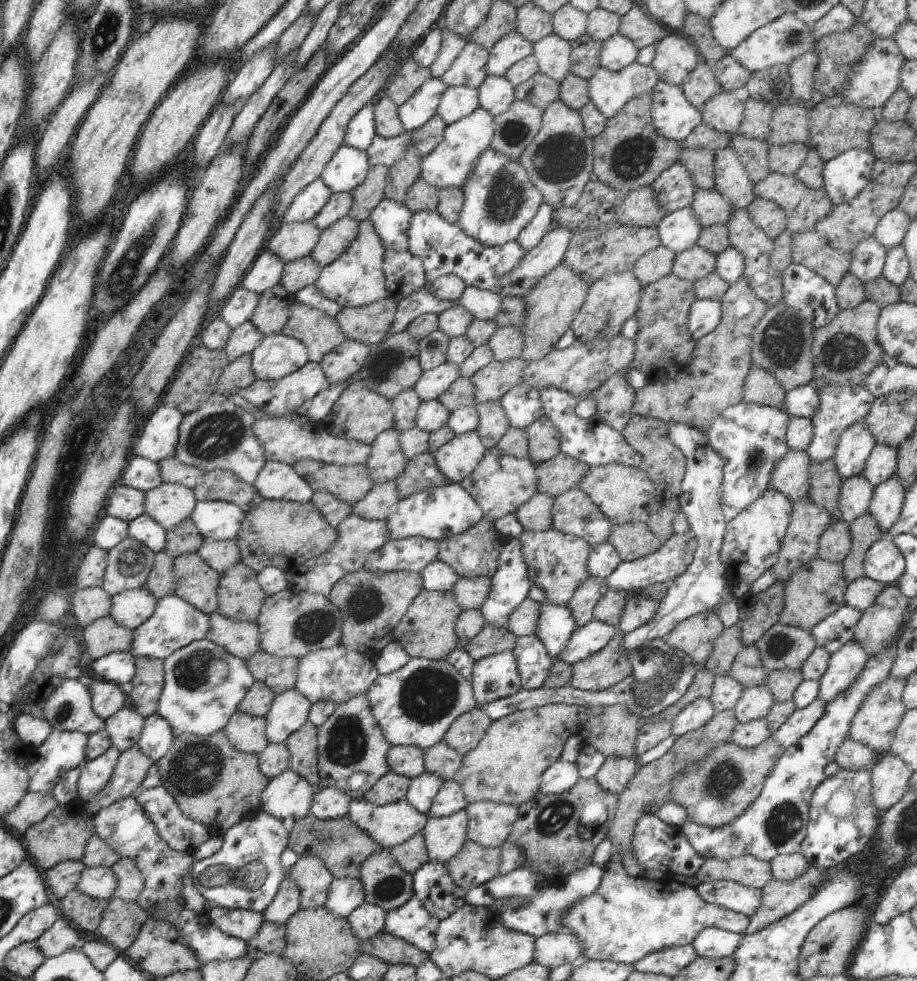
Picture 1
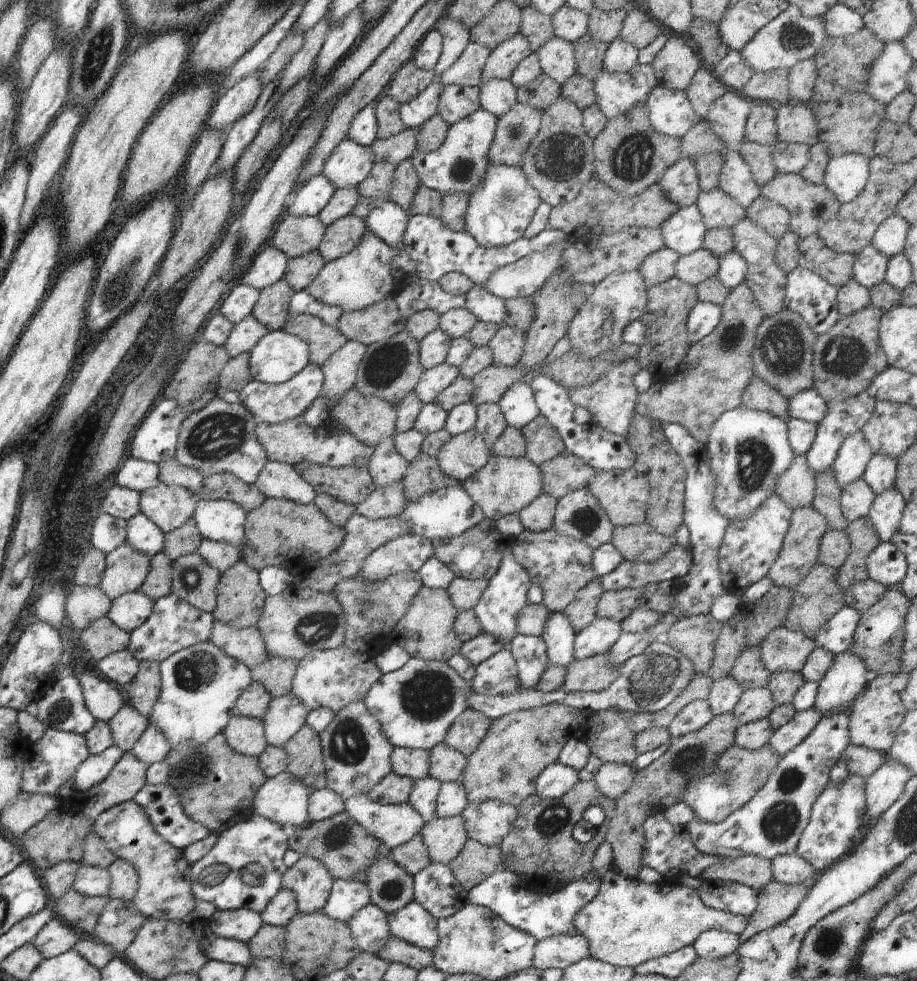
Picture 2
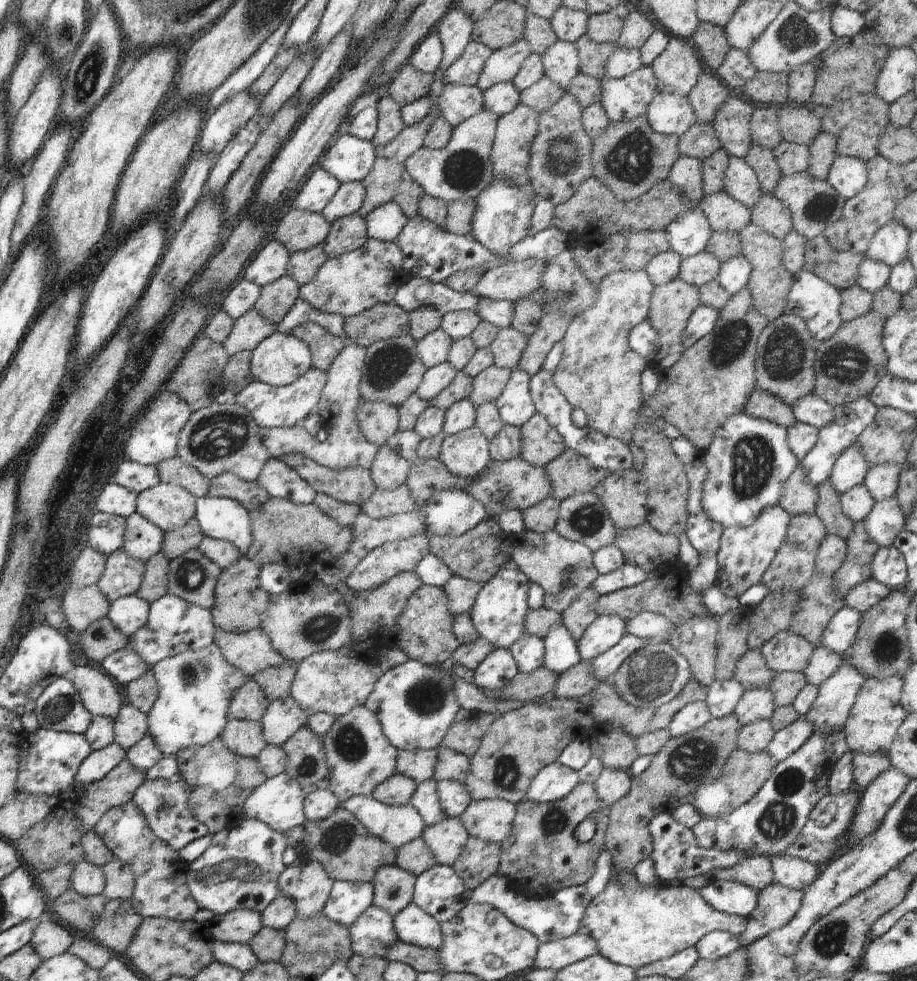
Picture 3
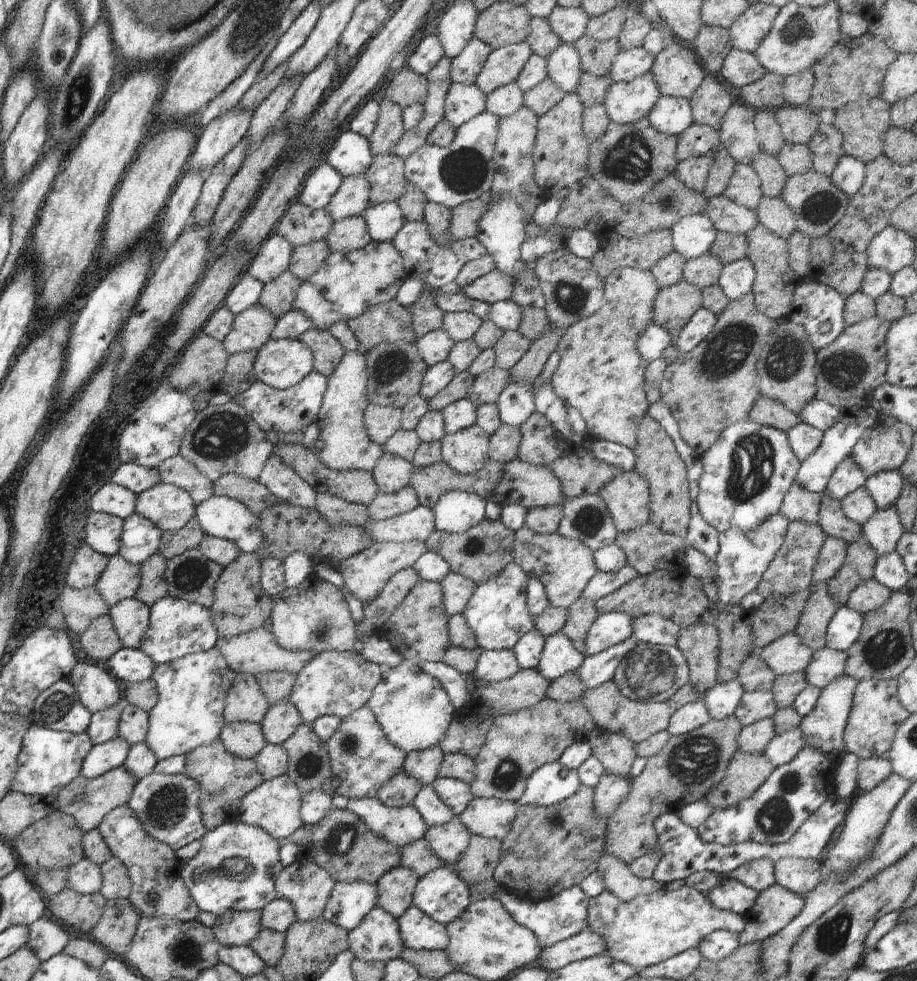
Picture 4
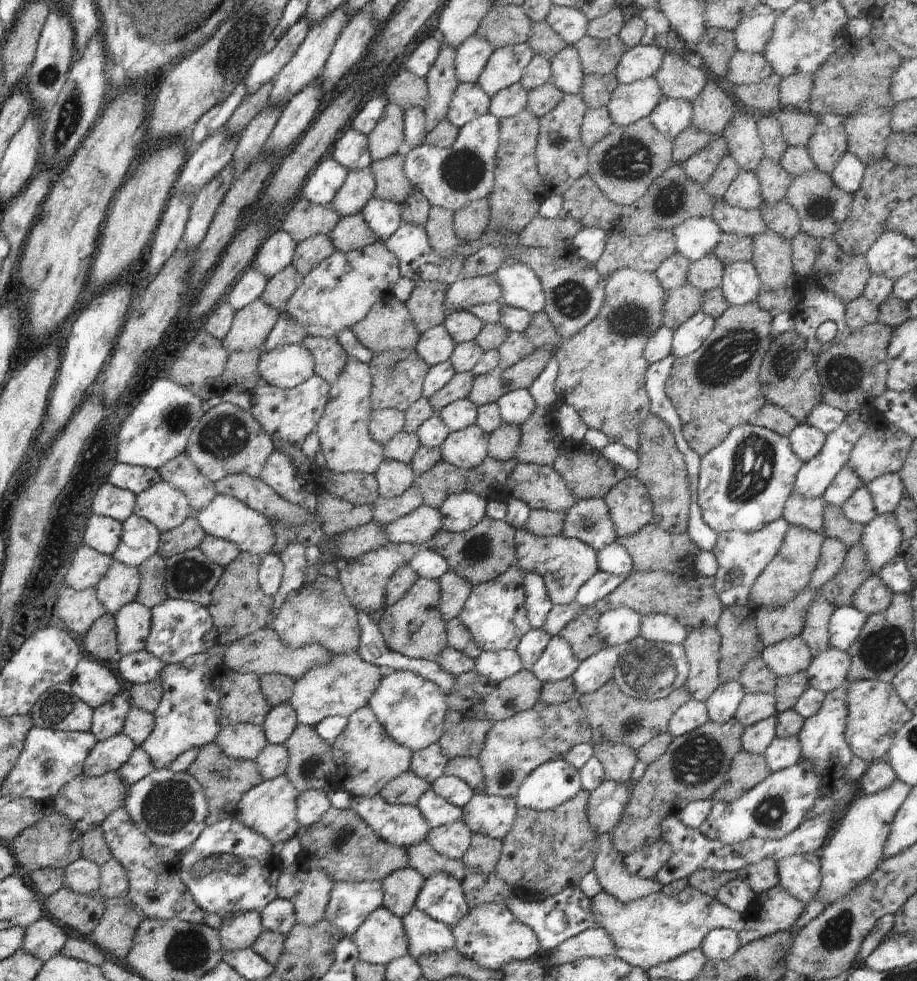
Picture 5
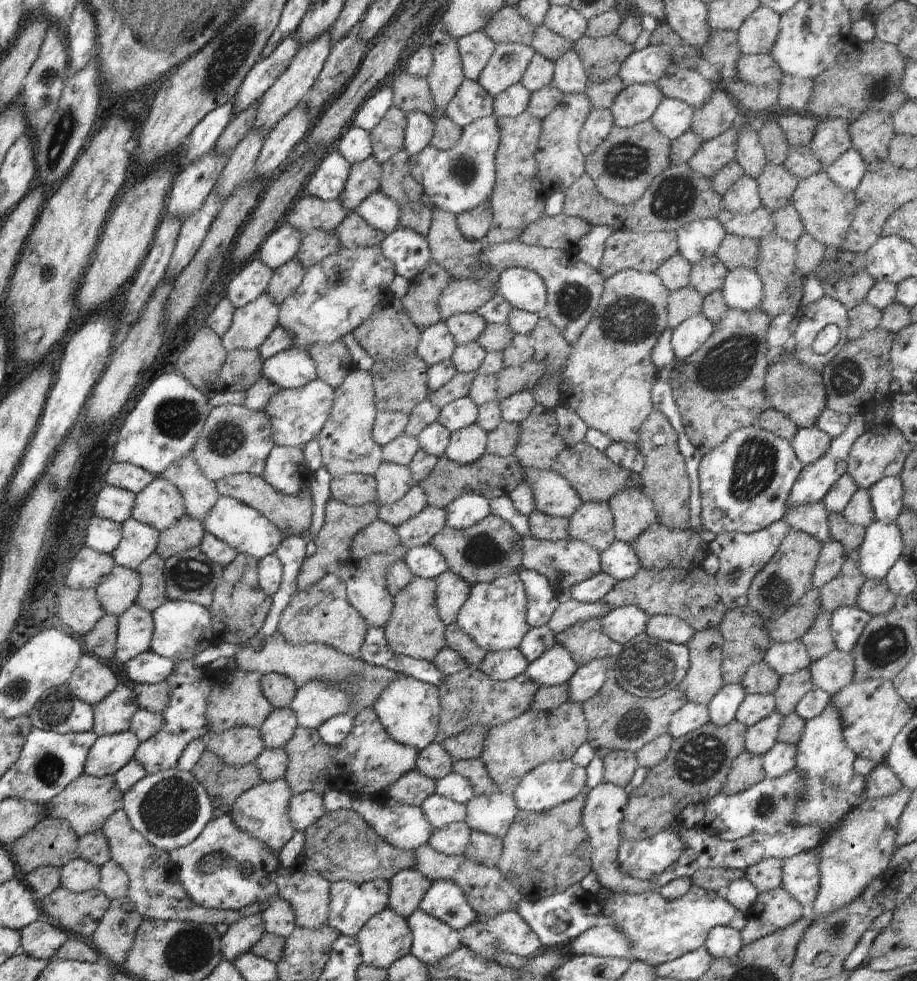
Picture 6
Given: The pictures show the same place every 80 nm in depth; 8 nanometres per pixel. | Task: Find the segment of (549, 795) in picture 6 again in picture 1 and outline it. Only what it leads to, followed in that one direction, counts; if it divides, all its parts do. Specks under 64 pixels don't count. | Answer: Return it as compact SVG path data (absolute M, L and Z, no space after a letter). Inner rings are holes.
M559 759L540 776L539 792L546 795L560 795L568 792L579 780L575 763Z

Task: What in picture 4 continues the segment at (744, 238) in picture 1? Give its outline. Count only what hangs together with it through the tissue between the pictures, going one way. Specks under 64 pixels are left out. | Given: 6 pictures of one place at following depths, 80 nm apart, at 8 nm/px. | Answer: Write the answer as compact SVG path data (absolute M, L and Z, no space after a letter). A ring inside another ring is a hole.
M760 224L745 235L748 243L747 259L754 265L756 271L751 292L755 298L756 308L758 312L765 314L776 323L778 319L788 316L792 311L790 306L794 289L801 283L802 278L789 267L789 250L784 239L777 237Z

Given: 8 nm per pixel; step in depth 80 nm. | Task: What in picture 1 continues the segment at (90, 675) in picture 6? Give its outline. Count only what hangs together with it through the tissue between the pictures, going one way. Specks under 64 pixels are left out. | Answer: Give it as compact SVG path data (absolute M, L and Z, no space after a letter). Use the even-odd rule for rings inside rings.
M92 678L88 688L94 712L104 720L115 715L126 704L124 689L117 684Z

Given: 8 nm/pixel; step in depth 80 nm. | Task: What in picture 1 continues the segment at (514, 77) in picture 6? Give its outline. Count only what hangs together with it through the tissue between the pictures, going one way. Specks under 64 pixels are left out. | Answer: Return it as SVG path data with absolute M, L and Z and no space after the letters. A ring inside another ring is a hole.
M514 30L497 40L489 51L487 74L501 77L513 64L533 54L533 44Z

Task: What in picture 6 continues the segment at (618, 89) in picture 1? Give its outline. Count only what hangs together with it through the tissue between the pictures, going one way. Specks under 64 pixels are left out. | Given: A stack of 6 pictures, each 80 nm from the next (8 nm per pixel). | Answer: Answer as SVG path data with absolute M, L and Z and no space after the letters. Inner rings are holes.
M657 83L624 86L609 107L616 126L630 128L647 121L664 98Z

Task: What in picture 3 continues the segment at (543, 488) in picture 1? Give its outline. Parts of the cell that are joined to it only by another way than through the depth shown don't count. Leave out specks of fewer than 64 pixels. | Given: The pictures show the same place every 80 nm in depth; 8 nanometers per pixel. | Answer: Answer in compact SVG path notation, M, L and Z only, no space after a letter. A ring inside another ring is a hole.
M568 447L543 469L552 485L551 496L561 501L576 493L592 492L611 473L596 468L585 456Z

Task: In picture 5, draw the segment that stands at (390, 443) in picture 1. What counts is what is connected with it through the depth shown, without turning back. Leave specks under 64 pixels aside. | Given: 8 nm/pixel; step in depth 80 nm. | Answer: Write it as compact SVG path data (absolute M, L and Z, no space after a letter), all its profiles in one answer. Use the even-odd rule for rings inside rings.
M385 458L374 475L379 494L384 498L393 499L404 494L413 485L415 472L409 464Z

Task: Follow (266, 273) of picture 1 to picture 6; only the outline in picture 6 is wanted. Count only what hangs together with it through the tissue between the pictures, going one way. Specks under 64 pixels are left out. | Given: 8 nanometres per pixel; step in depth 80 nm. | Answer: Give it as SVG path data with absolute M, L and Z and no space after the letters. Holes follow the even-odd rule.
M288 223L282 224L280 228L273 230L260 245L257 253L258 260L274 272L297 256L301 238L302 233L298 229Z

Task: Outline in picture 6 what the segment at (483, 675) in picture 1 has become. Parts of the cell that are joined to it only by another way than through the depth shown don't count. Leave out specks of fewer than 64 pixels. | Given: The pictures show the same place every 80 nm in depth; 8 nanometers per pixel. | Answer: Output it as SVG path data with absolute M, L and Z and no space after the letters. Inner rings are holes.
M520 649L489 652L479 664L479 670L495 681L505 681L524 673L529 663Z

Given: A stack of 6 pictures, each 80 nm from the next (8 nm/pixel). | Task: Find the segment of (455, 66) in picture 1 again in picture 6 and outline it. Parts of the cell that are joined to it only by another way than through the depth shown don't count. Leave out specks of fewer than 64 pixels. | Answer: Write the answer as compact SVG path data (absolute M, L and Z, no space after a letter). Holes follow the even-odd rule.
M474 31L457 40L460 60L466 79L477 81L497 44L484 32Z

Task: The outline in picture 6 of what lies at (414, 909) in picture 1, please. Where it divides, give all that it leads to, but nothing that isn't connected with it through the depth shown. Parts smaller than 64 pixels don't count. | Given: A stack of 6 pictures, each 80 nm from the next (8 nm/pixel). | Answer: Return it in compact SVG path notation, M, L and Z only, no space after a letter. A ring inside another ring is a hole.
M419 908L406 919L406 922L413 936L411 954L426 965L438 963L440 959L461 947L456 929L427 915Z

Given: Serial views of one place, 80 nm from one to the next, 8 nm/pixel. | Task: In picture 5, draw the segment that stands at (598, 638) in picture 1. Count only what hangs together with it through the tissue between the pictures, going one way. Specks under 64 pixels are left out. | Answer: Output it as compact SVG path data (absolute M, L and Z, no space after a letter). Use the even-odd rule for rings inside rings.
M626 607L606 611L596 615L596 634L608 647L630 643L639 636L642 617Z

